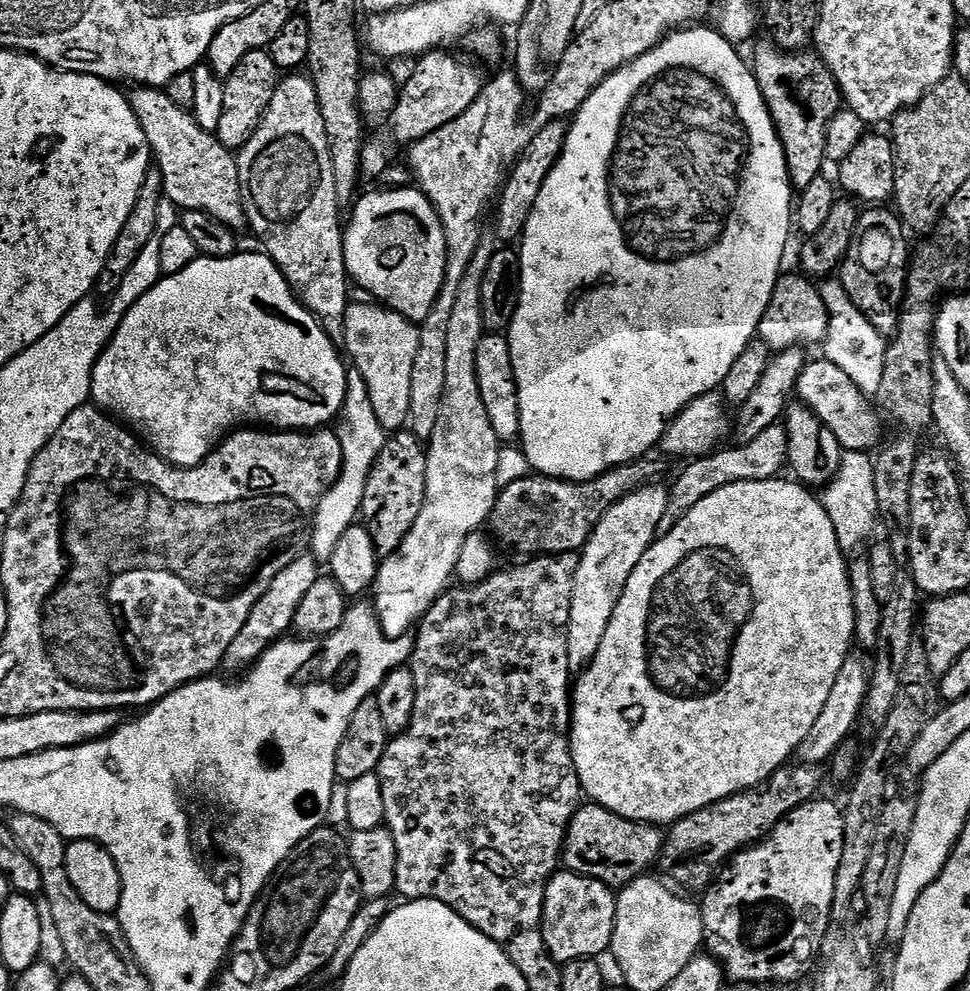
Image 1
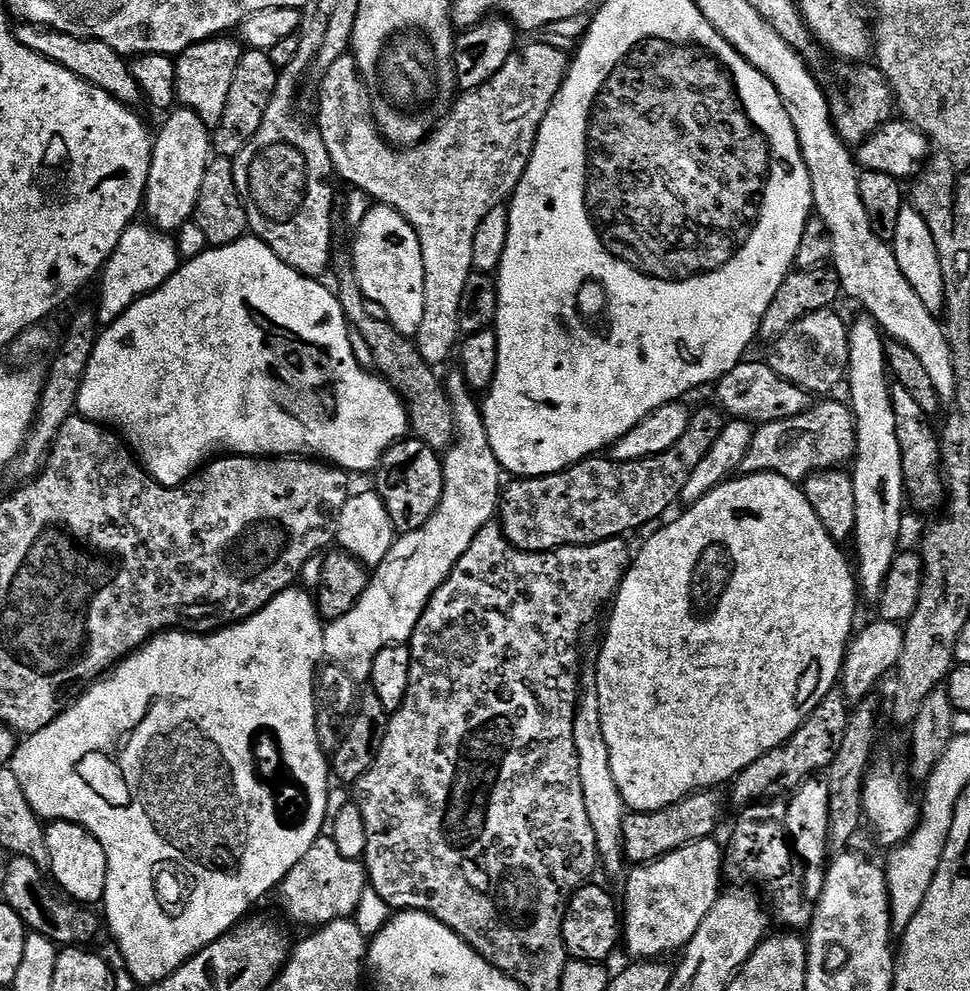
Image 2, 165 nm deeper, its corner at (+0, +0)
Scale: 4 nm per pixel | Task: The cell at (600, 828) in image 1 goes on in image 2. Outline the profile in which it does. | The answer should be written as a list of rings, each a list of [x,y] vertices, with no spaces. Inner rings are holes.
[[[705,790],[702,792],[696,792],[693,796],[688,796],[686,797],[685,800],[679,800],[677,804],[671,804],[668,808],[663,808],[662,810],[658,810],[657,812],[632,812],[631,814],[625,815],[625,818],[624,818],[624,854],[625,854],[625,857],[627,857],[627,859],[631,861],[633,865],[643,866],[645,864],[652,863],[652,861],[654,860],[660,860],[666,854],[670,854],[674,850],[678,850],[682,846],[686,846],[687,844],[693,844],[694,842],[698,842],[699,840],[706,840],[706,839],[715,837],[717,835],[715,833],[716,827],[718,827],[719,824],[722,823],[724,820],[724,800],[726,804],[725,793],[723,796],[723,794],[720,792],[723,792],[723,791]]]

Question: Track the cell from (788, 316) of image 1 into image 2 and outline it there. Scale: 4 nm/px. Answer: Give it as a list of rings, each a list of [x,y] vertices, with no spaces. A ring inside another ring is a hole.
[[[825,310],[802,319],[789,332],[775,341],[776,353],[770,357],[774,371],[794,382],[809,394],[828,392],[845,383],[848,374],[848,330],[836,310]]]

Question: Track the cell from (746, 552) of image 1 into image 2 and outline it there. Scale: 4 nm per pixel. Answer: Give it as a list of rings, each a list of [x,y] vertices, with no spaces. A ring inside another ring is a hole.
[[[753,472],[751,474],[740,474],[735,478],[729,478],[724,483],[717,486],[713,492],[707,492],[698,503],[691,505],[687,509],[685,516],[677,518],[673,524],[668,524],[665,528],[657,527],[652,537],[644,544],[641,552],[635,553],[632,561],[632,567],[628,569],[624,575],[624,581],[620,583],[619,589],[614,597],[614,603],[611,605],[612,617],[608,620],[608,633],[604,636],[604,649],[600,652],[600,661],[594,665],[596,673],[596,685],[598,686],[598,698],[602,706],[602,735],[606,738],[606,746],[610,750],[610,770],[614,770],[614,782],[618,782],[618,790],[622,794],[625,805],[632,812],[657,812],[663,808],[668,808],[671,804],[677,804],[679,800],[685,800],[688,796],[693,796],[696,792],[715,789],[717,786],[727,785],[729,782],[735,781],[742,770],[746,770],[746,766],[750,766],[754,762],[758,762],[758,758],[762,758],[762,754],[766,754],[770,750],[780,748],[788,742],[799,728],[808,720],[808,717],[819,708],[823,700],[827,700],[833,695],[834,689],[837,687],[838,681],[841,679],[841,668],[844,664],[844,656],[848,652],[848,645],[854,636],[852,627],[856,624],[856,592],[858,596],[858,576],[848,565],[848,560],[844,557],[841,545],[834,538],[830,538],[830,534],[826,530],[826,526],[822,526],[822,522],[818,518],[818,514],[814,514],[814,510],[810,506],[810,502],[805,498],[803,491],[793,481],[782,478],[773,472]]]

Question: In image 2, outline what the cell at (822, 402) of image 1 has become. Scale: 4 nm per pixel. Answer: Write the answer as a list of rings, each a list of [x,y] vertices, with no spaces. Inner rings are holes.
[[[740,363],[737,368],[726,373],[715,385],[714,391],[716,391],[717,400],[715,403],[729,417],[737,420],[746,420],[753,425],[759,426],[785,420],[786,418],[798,418],[798,414],[806,414],[812,409],[814,400],[809,392],[794,386],[794,382],[779,376],[773,370],[771,363],[748,363]]]

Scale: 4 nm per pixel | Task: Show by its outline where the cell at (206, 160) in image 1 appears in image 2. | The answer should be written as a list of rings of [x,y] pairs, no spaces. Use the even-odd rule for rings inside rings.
[[[23,22],[17,23],[14,31],[16,40],[22,42],[22,46],[70,70],[70,74],[80,76],[87,84],[101,88],[103,92],[110,94],[116,100],[121,100],[123,104],[136,106],[136,103],[141,102],[142,91],[132,73],[131,63],[118,50],[114,50],[114,46],[106,46],[106,42],[84,40],[81,36],[71,36],[65,32],[55,32],[50,28]]]

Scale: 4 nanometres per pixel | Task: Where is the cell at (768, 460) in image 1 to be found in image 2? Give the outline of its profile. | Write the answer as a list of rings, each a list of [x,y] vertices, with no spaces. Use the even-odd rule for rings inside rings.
[[[817,403],[806,414],[798,418],[786,418],[778,422],[759,425],[752,435],[752,445],[744,459],[743,471],[773,472],[793,482],[803,482],[809,476],[841,467],[838,458],[842,458],[842,418],[852,414],[847,403]]]

